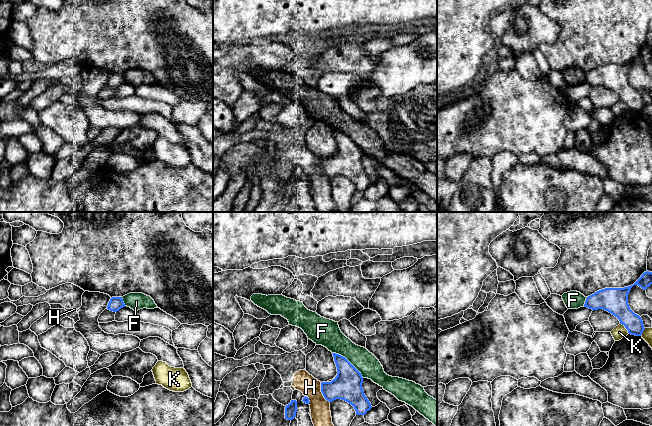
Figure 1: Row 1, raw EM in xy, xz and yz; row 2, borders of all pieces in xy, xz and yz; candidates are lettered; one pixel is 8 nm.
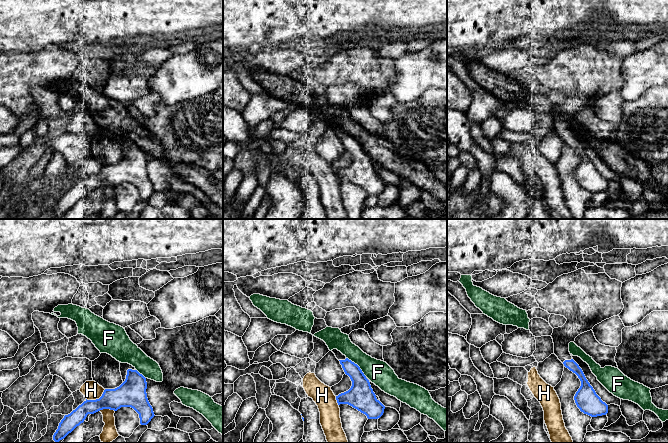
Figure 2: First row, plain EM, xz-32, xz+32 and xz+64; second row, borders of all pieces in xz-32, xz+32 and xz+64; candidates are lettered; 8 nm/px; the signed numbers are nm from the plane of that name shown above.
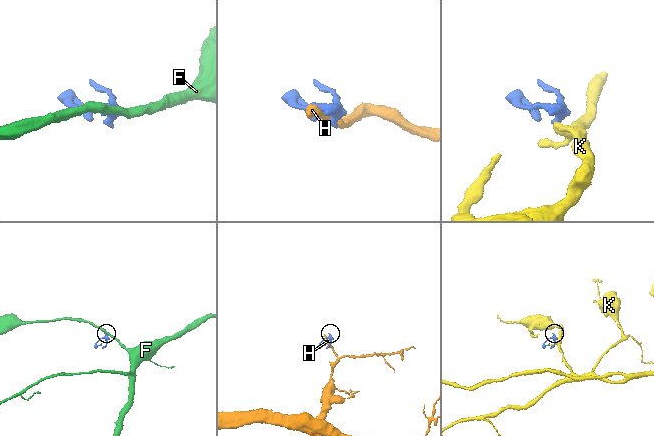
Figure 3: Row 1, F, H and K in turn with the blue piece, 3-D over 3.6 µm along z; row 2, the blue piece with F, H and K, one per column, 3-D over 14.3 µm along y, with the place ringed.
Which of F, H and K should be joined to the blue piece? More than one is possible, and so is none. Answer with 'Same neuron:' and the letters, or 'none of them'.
Same neuron: none of them

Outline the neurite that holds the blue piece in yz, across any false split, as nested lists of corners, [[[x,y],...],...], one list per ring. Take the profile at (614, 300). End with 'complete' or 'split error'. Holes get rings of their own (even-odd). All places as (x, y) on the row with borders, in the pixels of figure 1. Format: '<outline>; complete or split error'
[[[646,271],[631,286],[624,288],[605,288],[595,292],[586,298],[584,307],[592,310],[603,309],[608,311],[620,321],[628,330],[628,333],[641,336],[644,325],[641,317],[635,314],[629,307],[628,294],[634,285],[646,290],[652,284],[652,272]]]; complete

